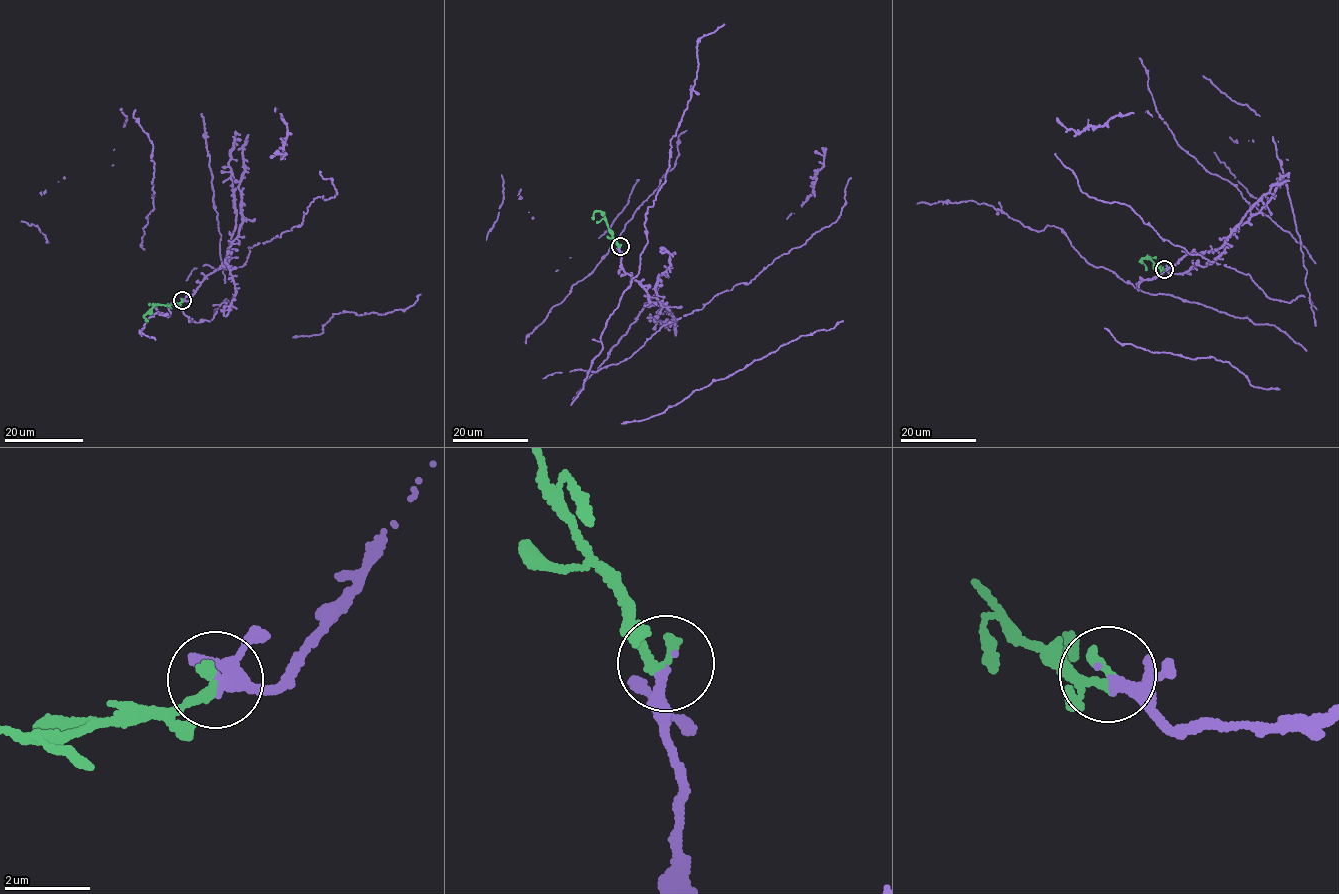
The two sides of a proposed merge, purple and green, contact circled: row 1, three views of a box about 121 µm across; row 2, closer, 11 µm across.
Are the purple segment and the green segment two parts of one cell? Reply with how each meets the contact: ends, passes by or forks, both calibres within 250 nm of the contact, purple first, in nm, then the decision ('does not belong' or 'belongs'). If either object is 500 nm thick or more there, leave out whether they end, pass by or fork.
purple forks there; green ends there; 150 nm thick on the purple side, 300 nm on the other; belongs

